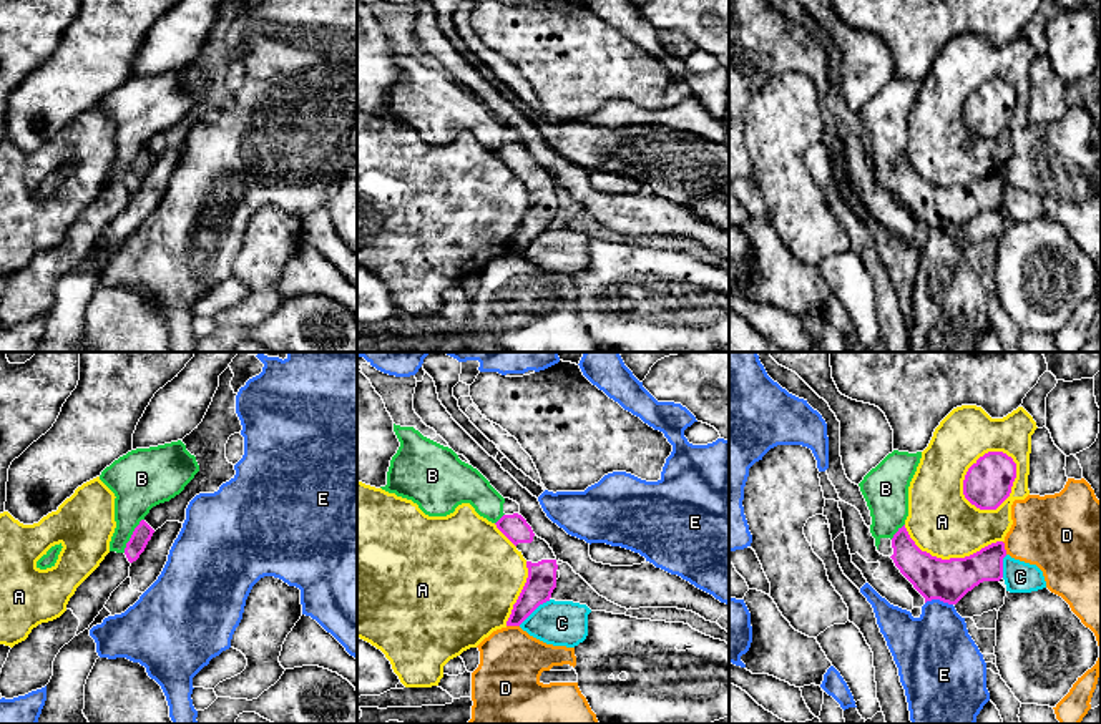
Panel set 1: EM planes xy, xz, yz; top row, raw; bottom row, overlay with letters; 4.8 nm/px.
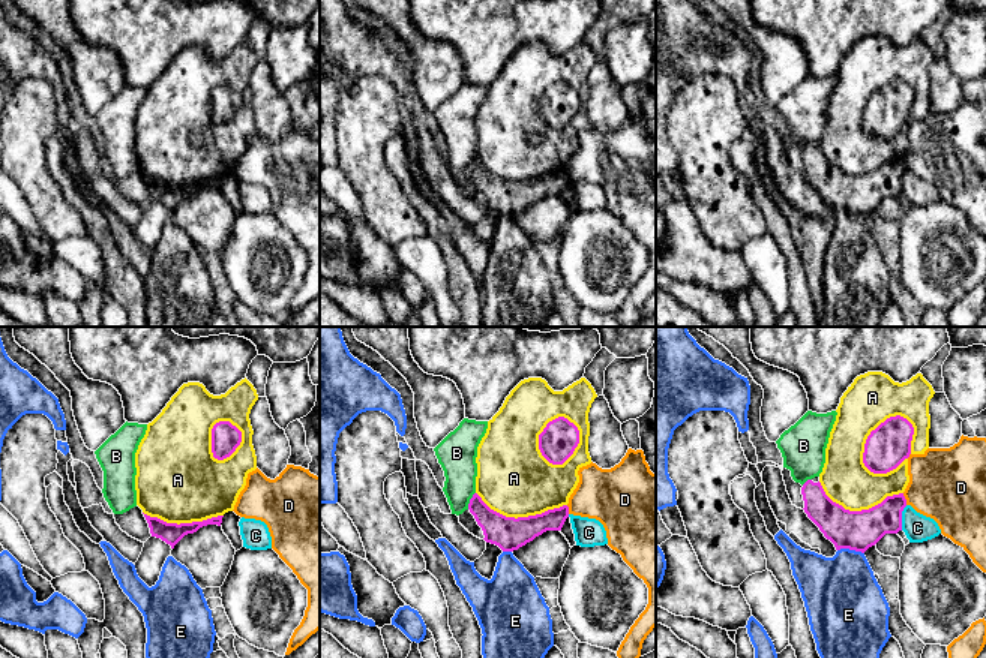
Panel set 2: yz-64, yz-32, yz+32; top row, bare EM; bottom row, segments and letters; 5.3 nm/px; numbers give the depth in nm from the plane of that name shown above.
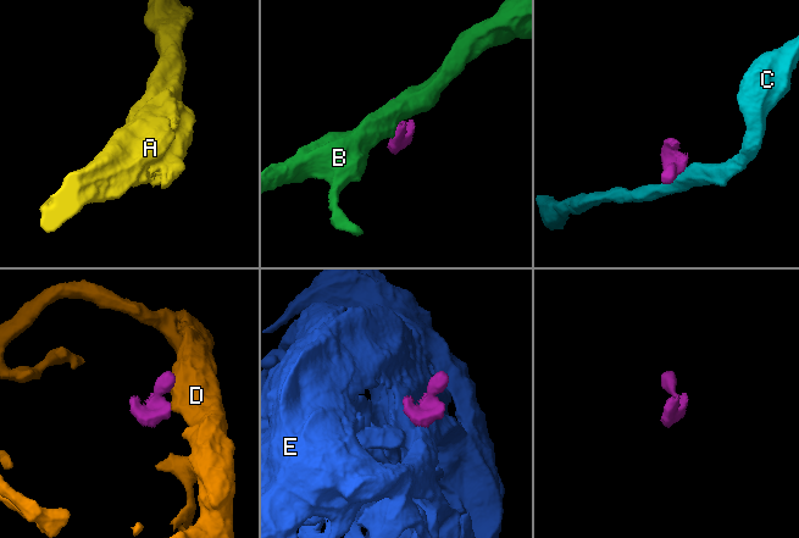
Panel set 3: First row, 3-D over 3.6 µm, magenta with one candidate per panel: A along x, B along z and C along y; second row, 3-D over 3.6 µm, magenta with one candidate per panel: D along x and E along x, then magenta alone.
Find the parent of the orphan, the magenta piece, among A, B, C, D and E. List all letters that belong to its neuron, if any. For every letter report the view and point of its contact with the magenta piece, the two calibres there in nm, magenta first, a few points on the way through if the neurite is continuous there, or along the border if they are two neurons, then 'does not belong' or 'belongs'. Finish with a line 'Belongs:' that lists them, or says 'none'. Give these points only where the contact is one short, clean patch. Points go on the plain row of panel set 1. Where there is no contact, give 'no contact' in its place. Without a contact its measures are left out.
A: contact yz (1012, 113); calibres 220 and 190 nm; does not belong
B: contact xy (132, 163); calibres 90 and 260 nm; border xy (143, 146), (123, 180); does not belong
C: contact xz (533, 238); calibres 140 and 220 nm; border xz (550, 228), (538, 233), (518, 253); does not belong
D: contact xz (513, 253); calibres 140 and 300 nm; does not belong
E: contact yz (939, 226); calibres 200 and 360 nm; border yz (925, 229), (942, 228), (952, 233); does not belong
Belongs: none

